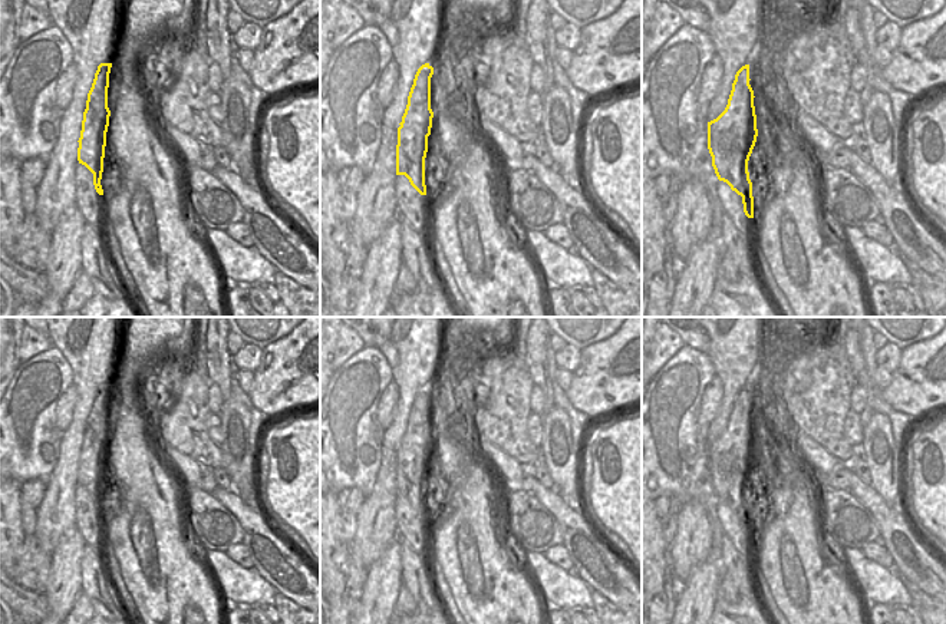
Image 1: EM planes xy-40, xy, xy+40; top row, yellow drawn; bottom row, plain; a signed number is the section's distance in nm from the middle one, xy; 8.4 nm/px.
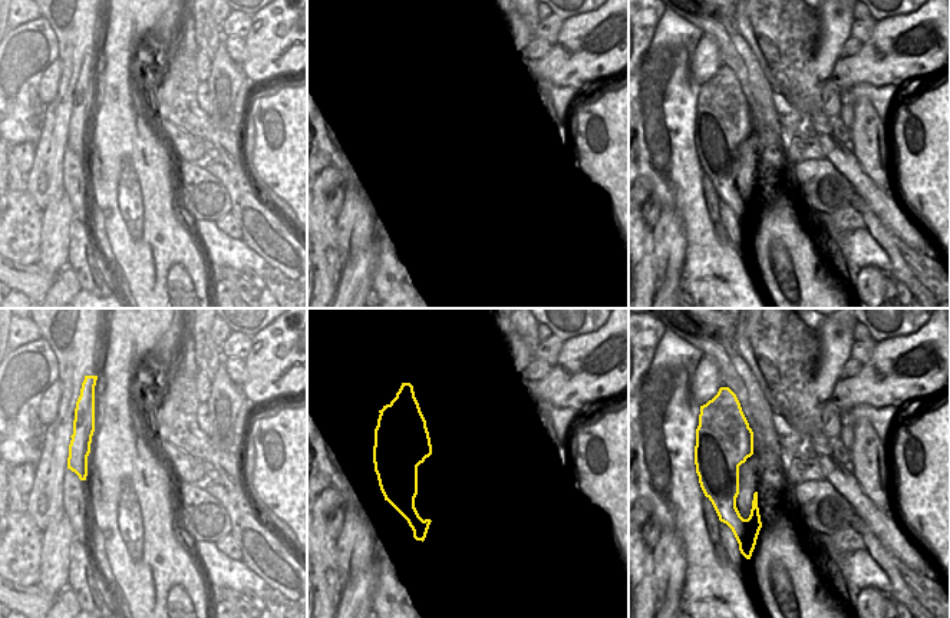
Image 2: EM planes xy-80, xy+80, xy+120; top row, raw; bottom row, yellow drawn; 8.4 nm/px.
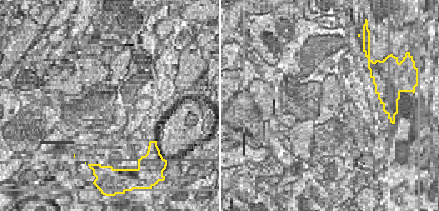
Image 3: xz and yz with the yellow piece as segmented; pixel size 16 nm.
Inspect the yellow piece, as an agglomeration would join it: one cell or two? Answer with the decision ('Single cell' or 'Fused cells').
Fused cells.

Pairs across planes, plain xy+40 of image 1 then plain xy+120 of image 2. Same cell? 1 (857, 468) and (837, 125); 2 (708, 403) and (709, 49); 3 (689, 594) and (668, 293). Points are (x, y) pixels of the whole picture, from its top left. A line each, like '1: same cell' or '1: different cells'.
1: same cell
2: same cell
3: same cell

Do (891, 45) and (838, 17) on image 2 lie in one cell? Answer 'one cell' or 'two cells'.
two cells

